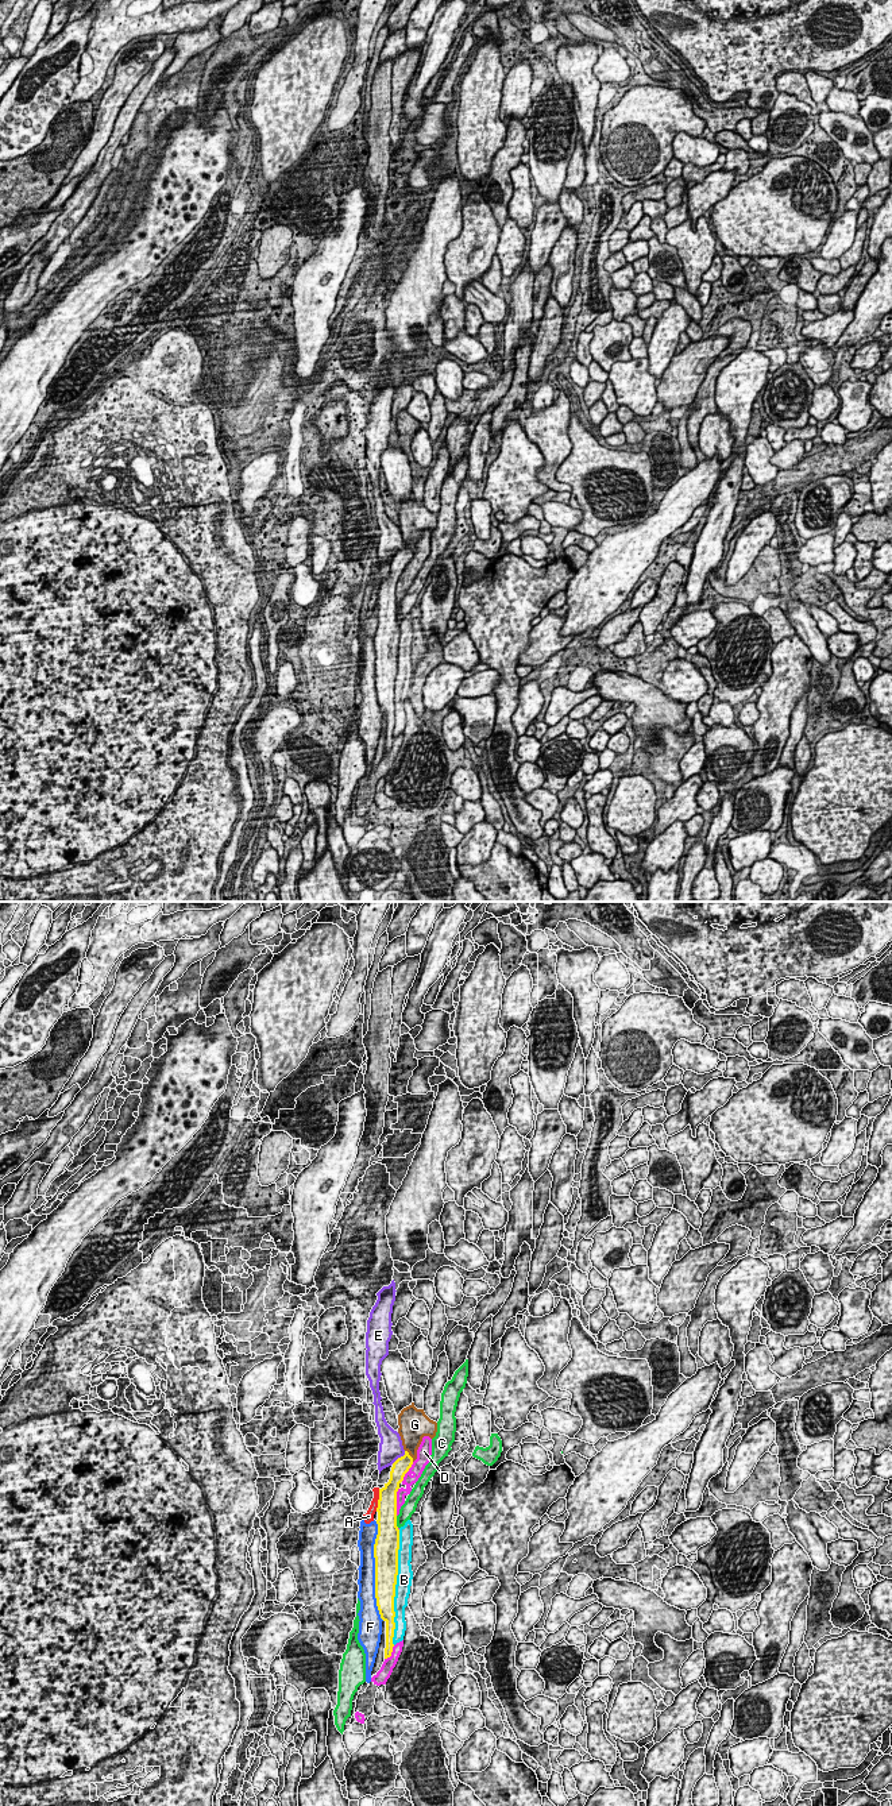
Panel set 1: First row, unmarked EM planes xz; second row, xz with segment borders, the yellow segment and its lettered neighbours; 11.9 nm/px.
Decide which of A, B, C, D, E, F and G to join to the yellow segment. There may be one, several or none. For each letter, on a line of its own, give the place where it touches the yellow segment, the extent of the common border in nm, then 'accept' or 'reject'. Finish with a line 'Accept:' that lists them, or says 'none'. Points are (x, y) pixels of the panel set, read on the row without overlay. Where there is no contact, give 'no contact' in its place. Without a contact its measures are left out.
A: meets yellow in xz at (378, 593); contact 280 nm long; reject
B: meets yellow in xz at (394, 680); contact 1400 nm long; reject
C: meets yellow in xz at (396, 614); contact 150 nm long; reject
D: meets yellow in xz at (396, 594); contact 340 nm long; reject
E: meets yellow in xz at (398, 551); contact 240 nm long; reject
F: meets yellow in xz at (375, 664); contact 1200 nm long; reject
G: meets yellow in xz at (409, 548); contact 180 nm long; reject
Accept: none

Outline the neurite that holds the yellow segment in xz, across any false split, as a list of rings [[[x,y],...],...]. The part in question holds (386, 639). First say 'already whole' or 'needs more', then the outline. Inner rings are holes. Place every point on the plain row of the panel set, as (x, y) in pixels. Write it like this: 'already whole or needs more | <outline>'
already whole | [[[405,544],[391,560],[390,572],[379,582],[378,628],[374,637],[375,651],[375,691],[381,711],[386,715],[385,752],[391,749],[395,722],[394,690],[398,668],[399,622],[397,620],[397,584],[405,567],[413,557],[413,551]]]

